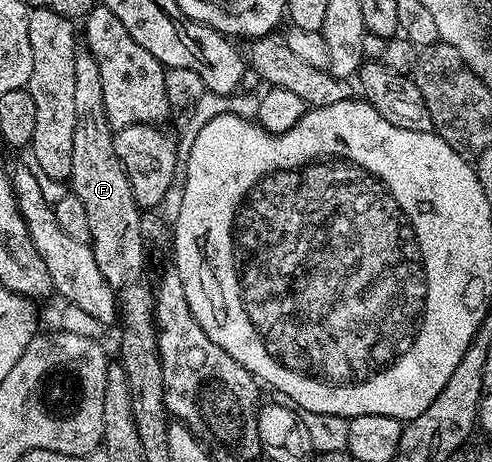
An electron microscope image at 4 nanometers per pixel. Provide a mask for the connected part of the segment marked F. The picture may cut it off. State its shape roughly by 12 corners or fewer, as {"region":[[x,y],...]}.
{"region":[[73,62],[70,191],[97,266],[119,290],[143,272],[141,209],[115,153],[101,74]]}

